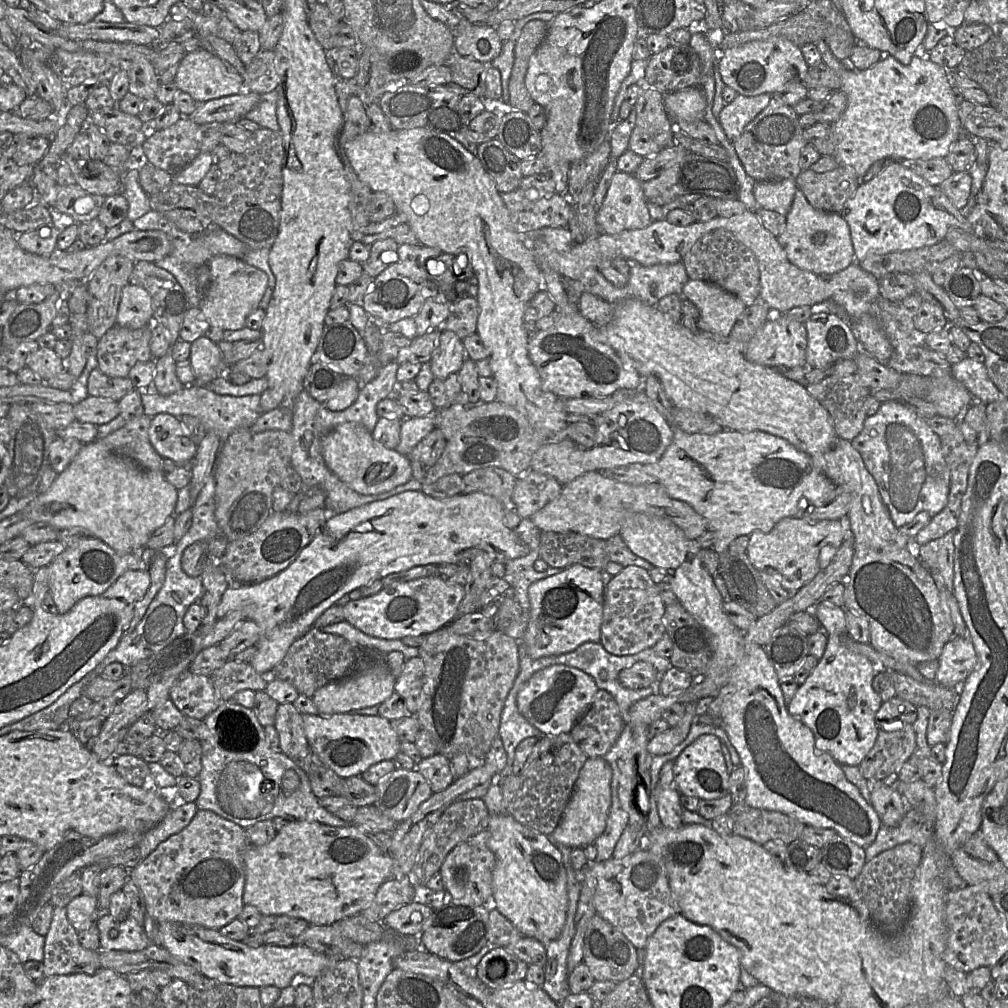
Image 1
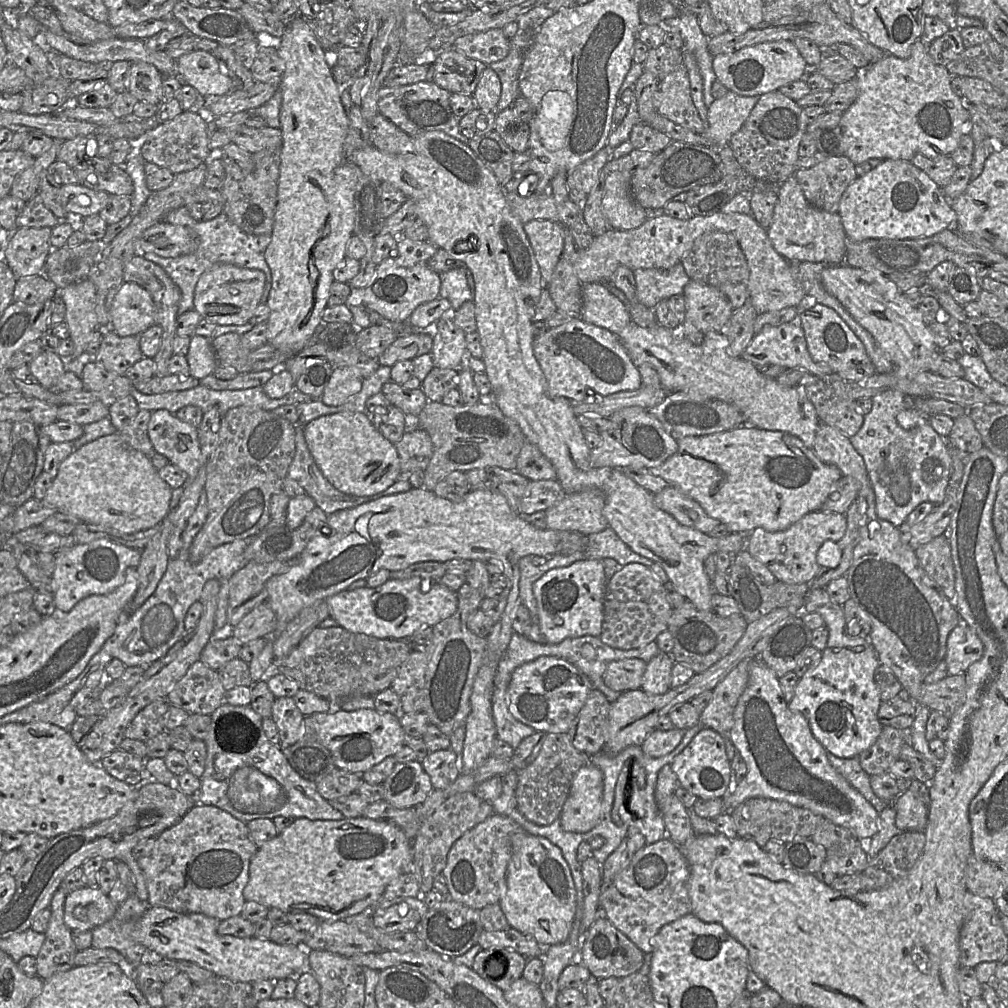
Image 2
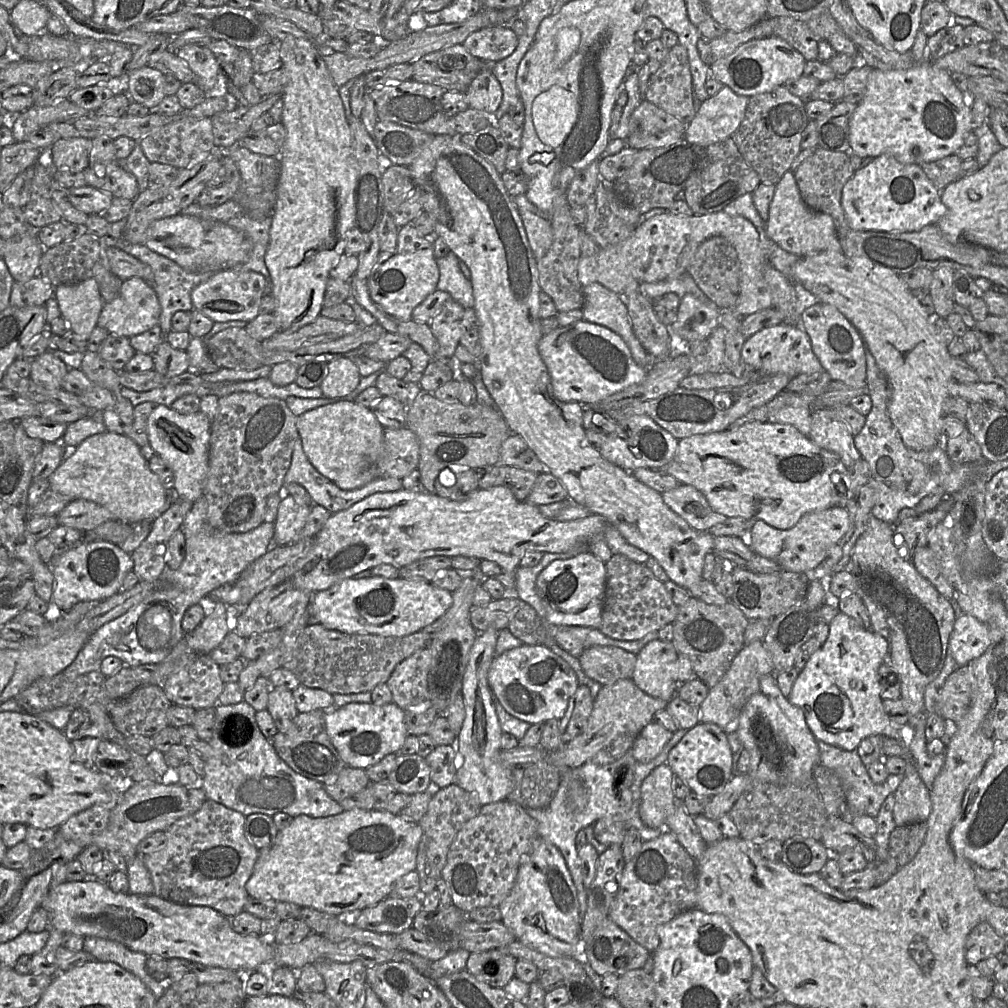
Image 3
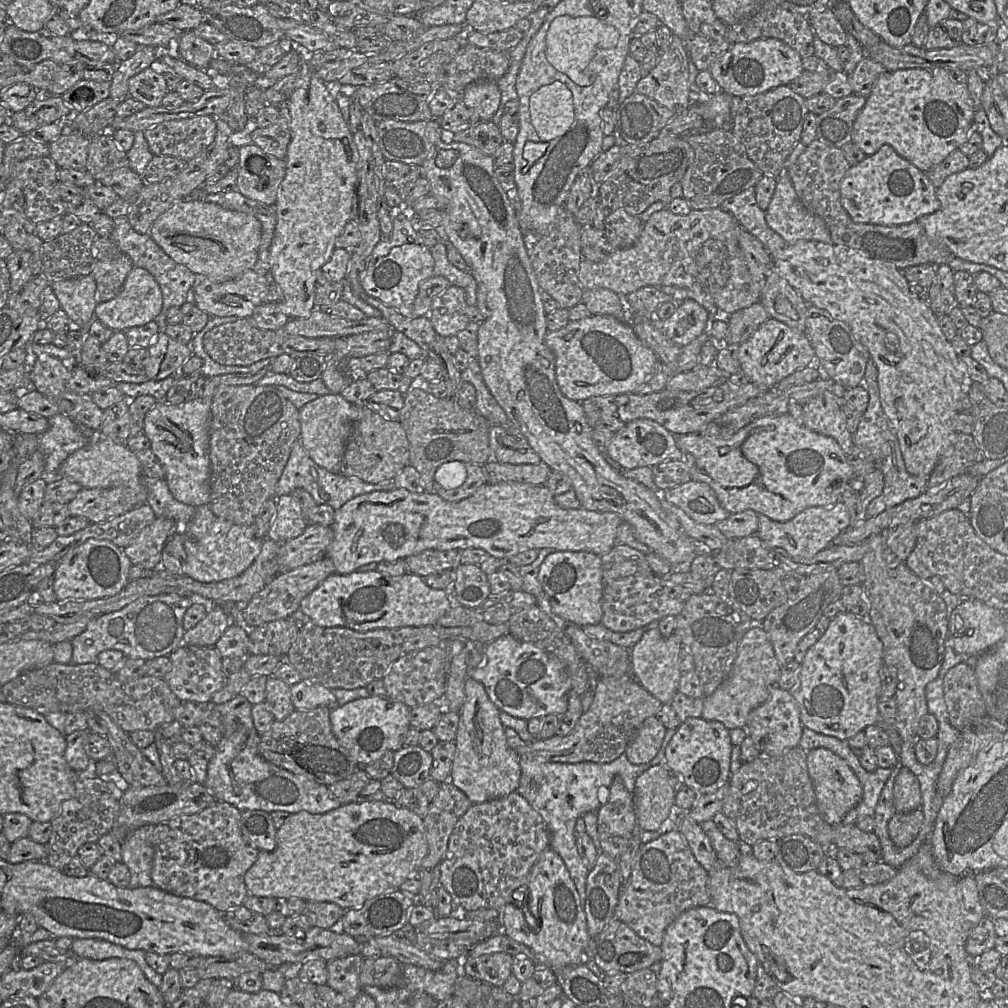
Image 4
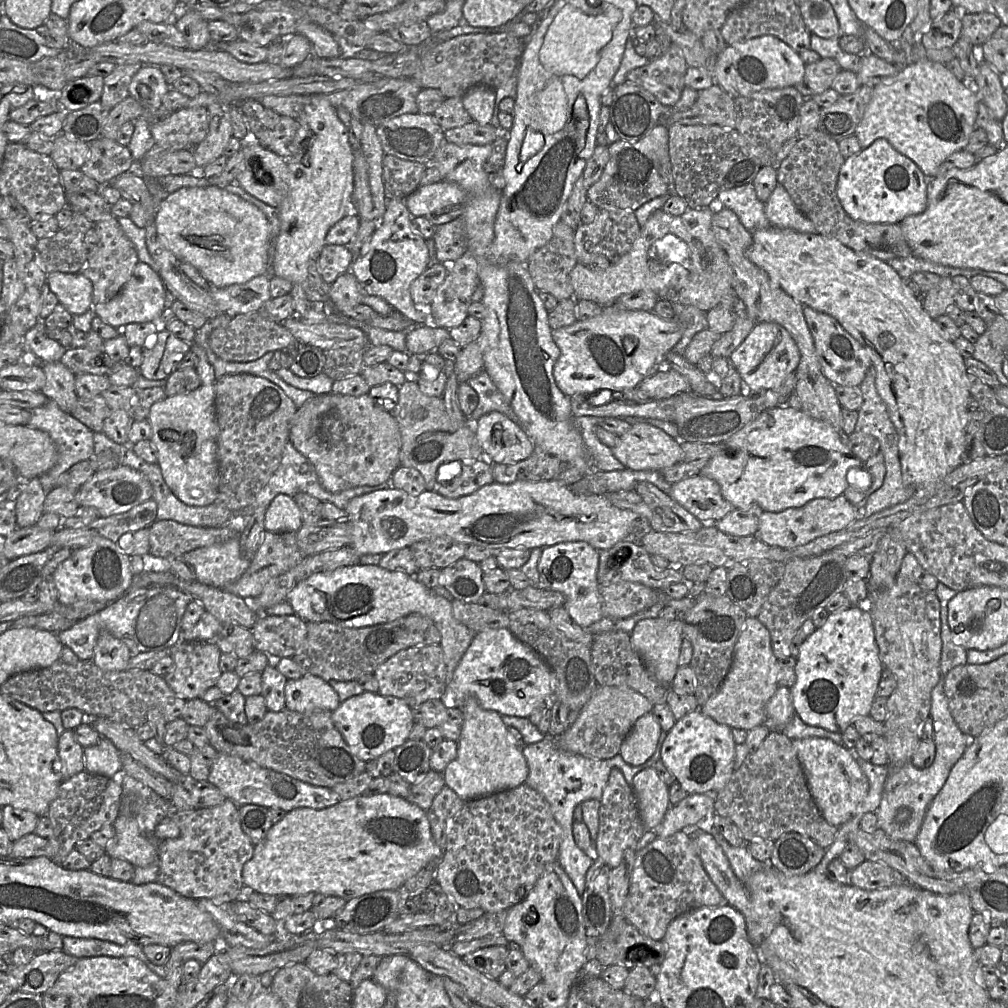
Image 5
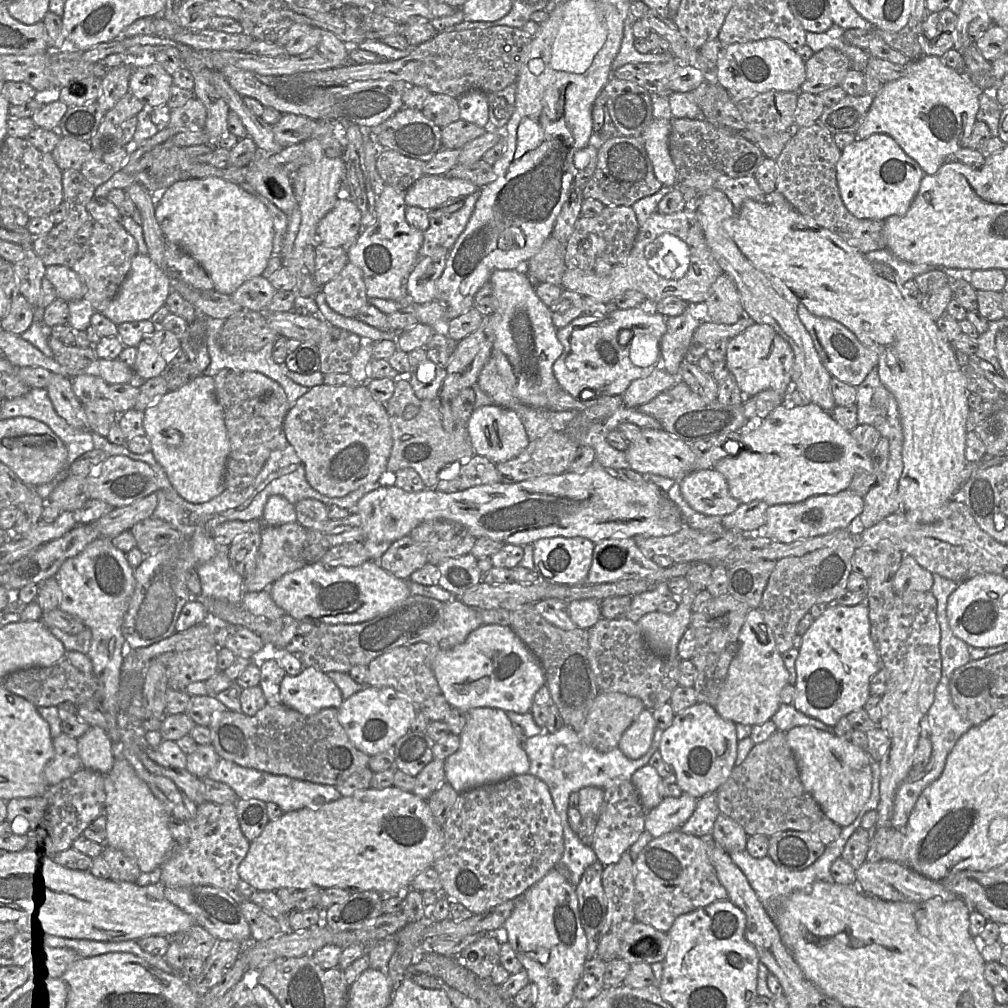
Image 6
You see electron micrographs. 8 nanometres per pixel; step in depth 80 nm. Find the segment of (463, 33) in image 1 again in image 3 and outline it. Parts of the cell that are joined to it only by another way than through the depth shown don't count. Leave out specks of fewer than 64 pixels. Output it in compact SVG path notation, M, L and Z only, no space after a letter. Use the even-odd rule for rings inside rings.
M495 25L473 32L463 45L483 62L498 62L514 52L518 38L509 25Z

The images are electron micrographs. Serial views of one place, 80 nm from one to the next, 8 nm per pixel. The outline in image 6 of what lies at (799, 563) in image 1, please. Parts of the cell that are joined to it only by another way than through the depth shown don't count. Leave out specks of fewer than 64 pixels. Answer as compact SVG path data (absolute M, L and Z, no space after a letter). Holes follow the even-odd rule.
M850 489L834 495L811 496L798 503L776 504L767 508L766 523L761 532L772 540L792 543L799 539L824 535L834 530L850 529L858 521L863 507L864 498Z

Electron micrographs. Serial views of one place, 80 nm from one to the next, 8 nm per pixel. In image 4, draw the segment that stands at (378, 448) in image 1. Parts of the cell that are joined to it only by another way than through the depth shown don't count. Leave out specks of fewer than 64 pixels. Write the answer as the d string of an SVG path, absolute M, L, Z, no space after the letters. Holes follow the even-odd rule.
M340 394L319 396L299 410L299 439L310 458L321 468L340 473L346 442L353 423L360 418L360 408Z

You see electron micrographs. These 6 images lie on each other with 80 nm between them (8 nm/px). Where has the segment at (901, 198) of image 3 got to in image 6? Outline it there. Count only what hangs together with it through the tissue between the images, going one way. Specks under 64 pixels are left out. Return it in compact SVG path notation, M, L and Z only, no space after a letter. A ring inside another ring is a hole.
M873 134L866 139L857 138L841 151L836 164L836 179L843 204L853 216L865 220L885 221L891 216L905 215L917 196L924 174L919 164L887 134Z

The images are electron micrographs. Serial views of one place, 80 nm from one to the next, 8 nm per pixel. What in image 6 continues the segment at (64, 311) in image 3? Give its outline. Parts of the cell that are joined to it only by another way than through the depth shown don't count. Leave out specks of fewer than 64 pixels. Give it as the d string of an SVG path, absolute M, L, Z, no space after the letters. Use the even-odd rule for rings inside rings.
M58 265L49 266L45 277L53 284L57 298L66 302L83 299L86 287L81 277L72 269Z

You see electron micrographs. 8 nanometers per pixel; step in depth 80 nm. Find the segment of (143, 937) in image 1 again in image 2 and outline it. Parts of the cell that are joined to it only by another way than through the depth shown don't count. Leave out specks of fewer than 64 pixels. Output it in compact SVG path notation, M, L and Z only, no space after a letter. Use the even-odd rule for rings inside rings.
M129 894L117 907L114 916L103 925L90 930L91 948L112 948L121 953L132 965L140 965L146 947L132 937L136 921L150 908L148 899L142 901L136 894Z

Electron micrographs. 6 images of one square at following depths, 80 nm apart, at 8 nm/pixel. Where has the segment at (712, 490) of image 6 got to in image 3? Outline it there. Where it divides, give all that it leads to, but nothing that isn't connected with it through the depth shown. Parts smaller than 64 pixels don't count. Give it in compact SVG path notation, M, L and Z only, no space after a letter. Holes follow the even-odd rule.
M680 484L661 495L665 504L695 530L709 531L727 519L725 515L714 511L705 496L691 485Z

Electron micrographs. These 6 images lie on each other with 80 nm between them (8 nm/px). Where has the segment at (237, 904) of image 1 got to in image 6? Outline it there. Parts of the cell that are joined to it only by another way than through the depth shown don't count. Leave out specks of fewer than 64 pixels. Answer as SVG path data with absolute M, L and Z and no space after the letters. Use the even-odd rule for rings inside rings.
M204 802L198 805L195 817L186 823L190 838L185 845L176 845L162 865L161 883L171 888L213 886L237 892L240 883L238 867L249 851L250 842L241 831L236 803Z

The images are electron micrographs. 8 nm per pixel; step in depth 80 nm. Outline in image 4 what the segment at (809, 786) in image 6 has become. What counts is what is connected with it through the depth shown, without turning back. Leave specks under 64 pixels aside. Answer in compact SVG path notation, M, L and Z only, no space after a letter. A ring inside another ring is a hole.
M815 748L807 753L807 766L821 817L829 825L840 825L847 813L861 800L861 783L848 763L826 748Z

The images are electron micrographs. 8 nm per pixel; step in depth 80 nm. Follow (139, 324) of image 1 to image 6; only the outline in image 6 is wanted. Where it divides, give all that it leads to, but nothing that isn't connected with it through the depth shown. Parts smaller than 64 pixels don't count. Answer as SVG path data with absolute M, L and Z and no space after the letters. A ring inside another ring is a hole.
M138 253L132 259L130 271L121 284L117 295L101 313L116 325L149 320L160 307L165 306L171 291L167 274L152 261L149 255Z

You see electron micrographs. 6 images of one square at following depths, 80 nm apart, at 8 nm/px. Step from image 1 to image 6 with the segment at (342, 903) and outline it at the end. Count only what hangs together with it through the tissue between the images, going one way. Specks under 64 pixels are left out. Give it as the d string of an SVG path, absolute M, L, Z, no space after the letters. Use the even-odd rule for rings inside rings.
M391 786L385 789L367 788L355 792L348 797L327 803L318 809L303 808L284 813L279 819L270 821L261 835L250 842L249 851L238 867L240 879L250 885L254 891L277 891L281 888L290 888L305 891L310 887L342 888L350 893L362 891L376 891L384 896L393 896L403 893L408 889L417 874L428 867L434 867L434 863L443 855L445 836L443 827L434 820L427 801L417 797L412 792L405 792L397 787Z

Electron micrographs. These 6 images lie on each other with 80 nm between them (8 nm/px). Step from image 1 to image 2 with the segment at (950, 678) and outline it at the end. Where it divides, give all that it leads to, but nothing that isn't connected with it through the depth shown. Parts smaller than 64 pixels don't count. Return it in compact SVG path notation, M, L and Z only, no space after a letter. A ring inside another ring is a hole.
M967 622L959 623L950 633L947 640L947 651L944 660L948 676L966 673L974 662L984 653L984 645L976 632Z

